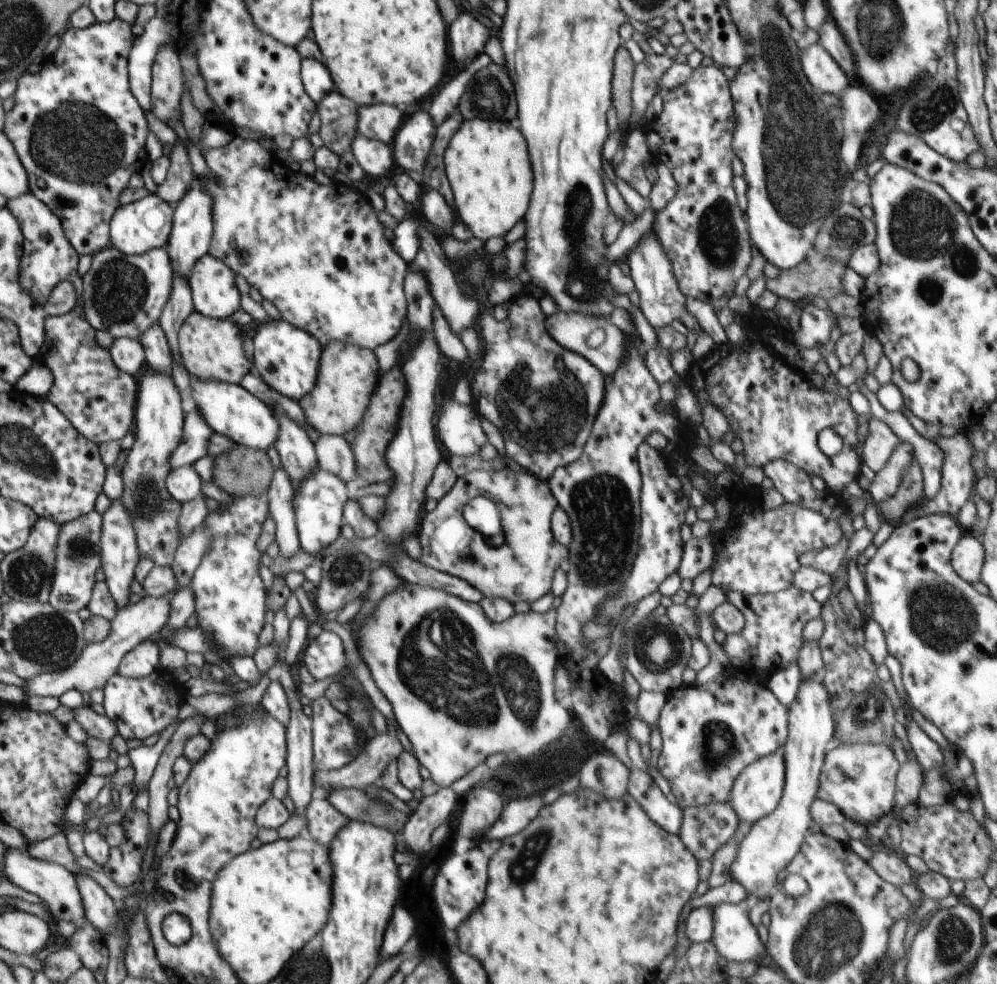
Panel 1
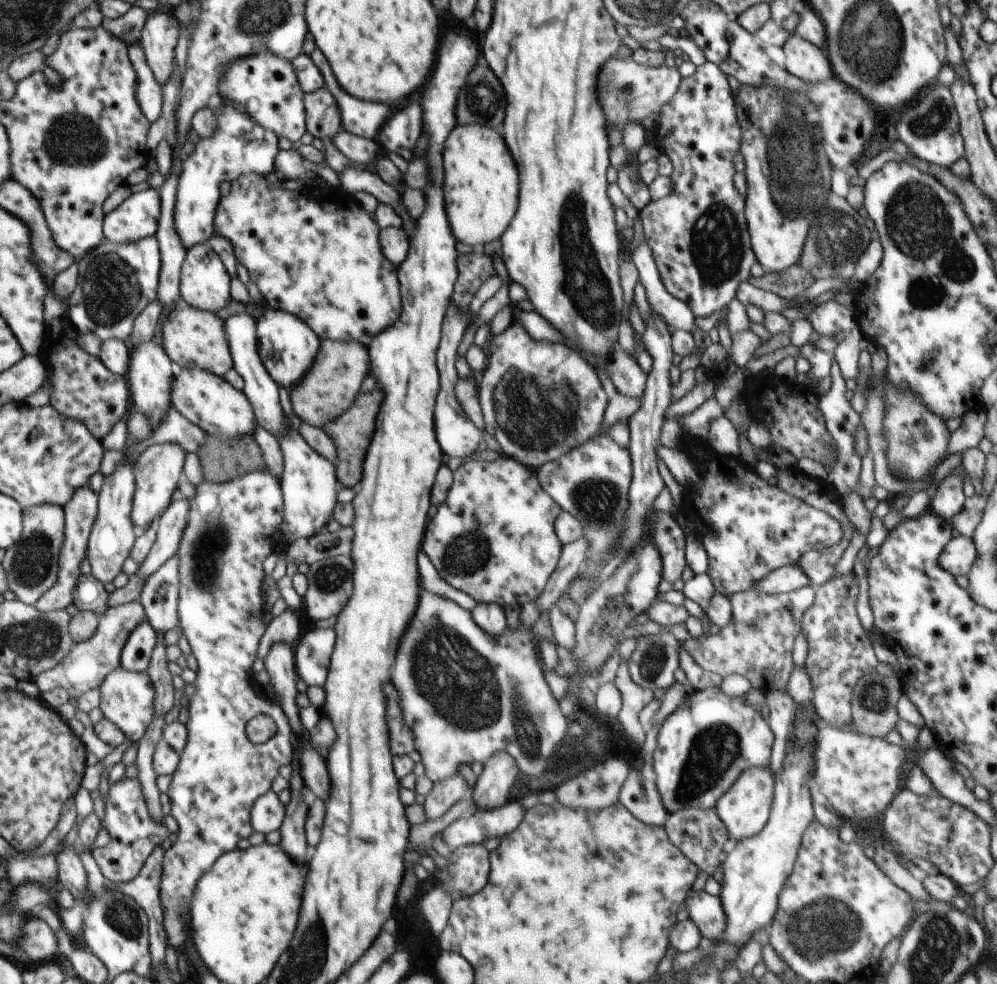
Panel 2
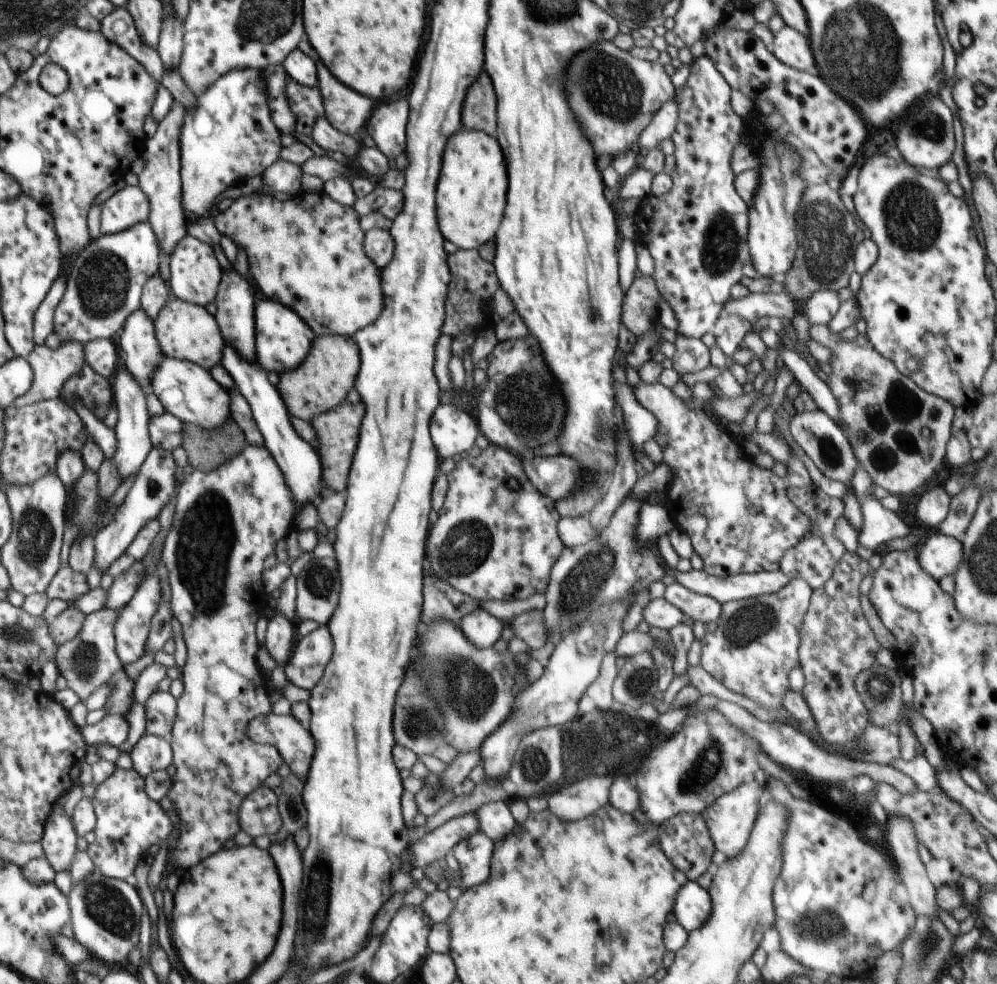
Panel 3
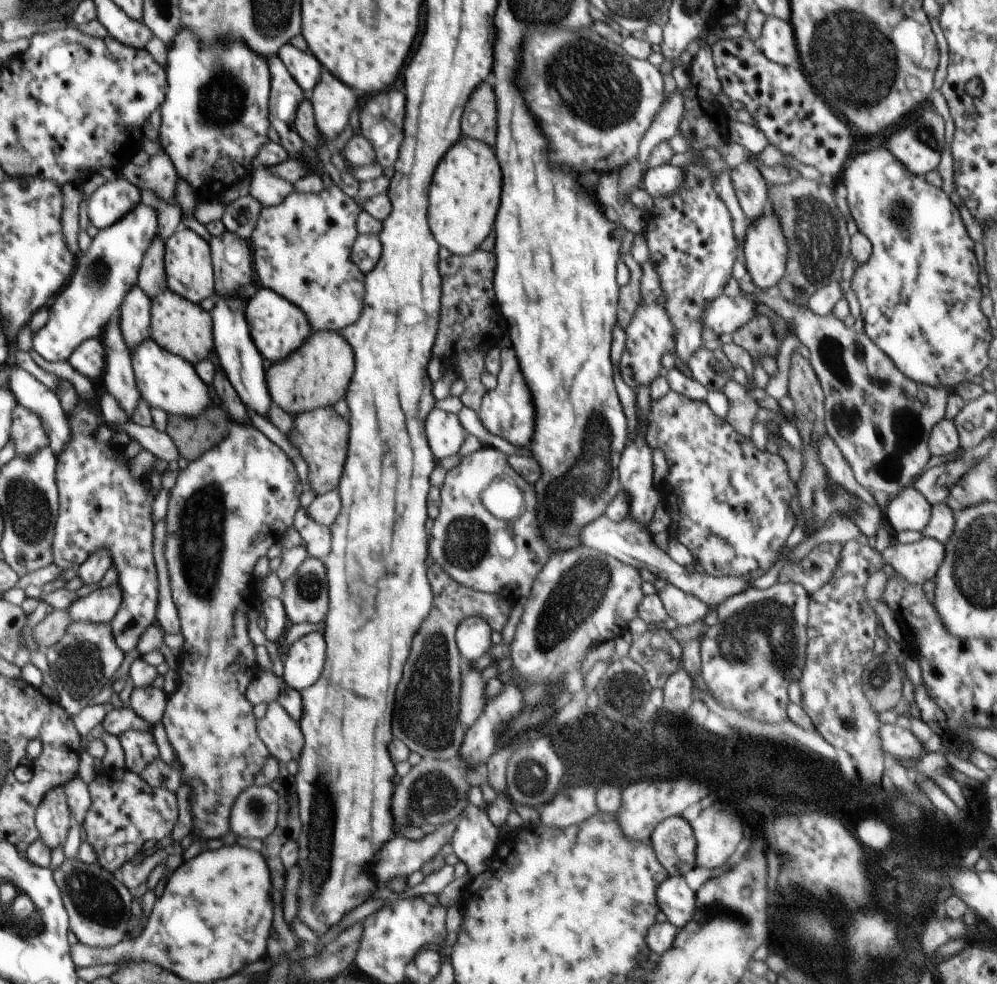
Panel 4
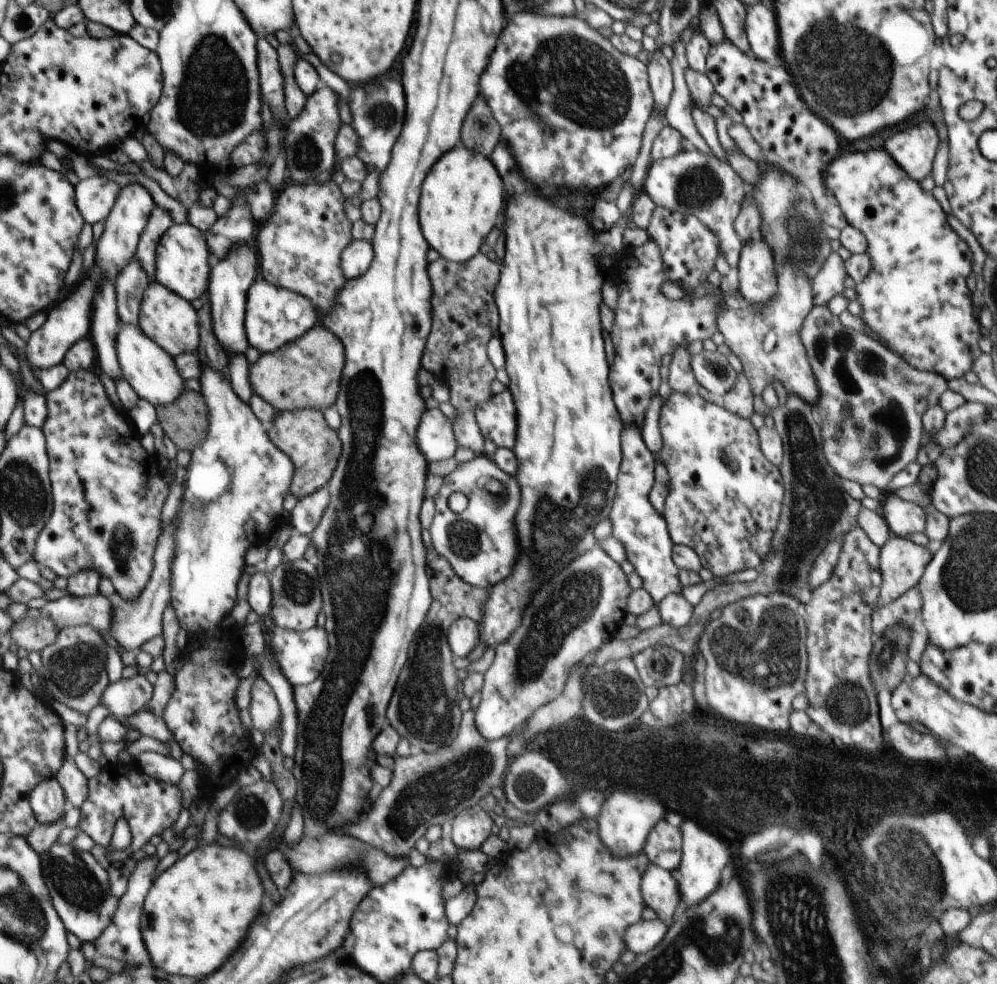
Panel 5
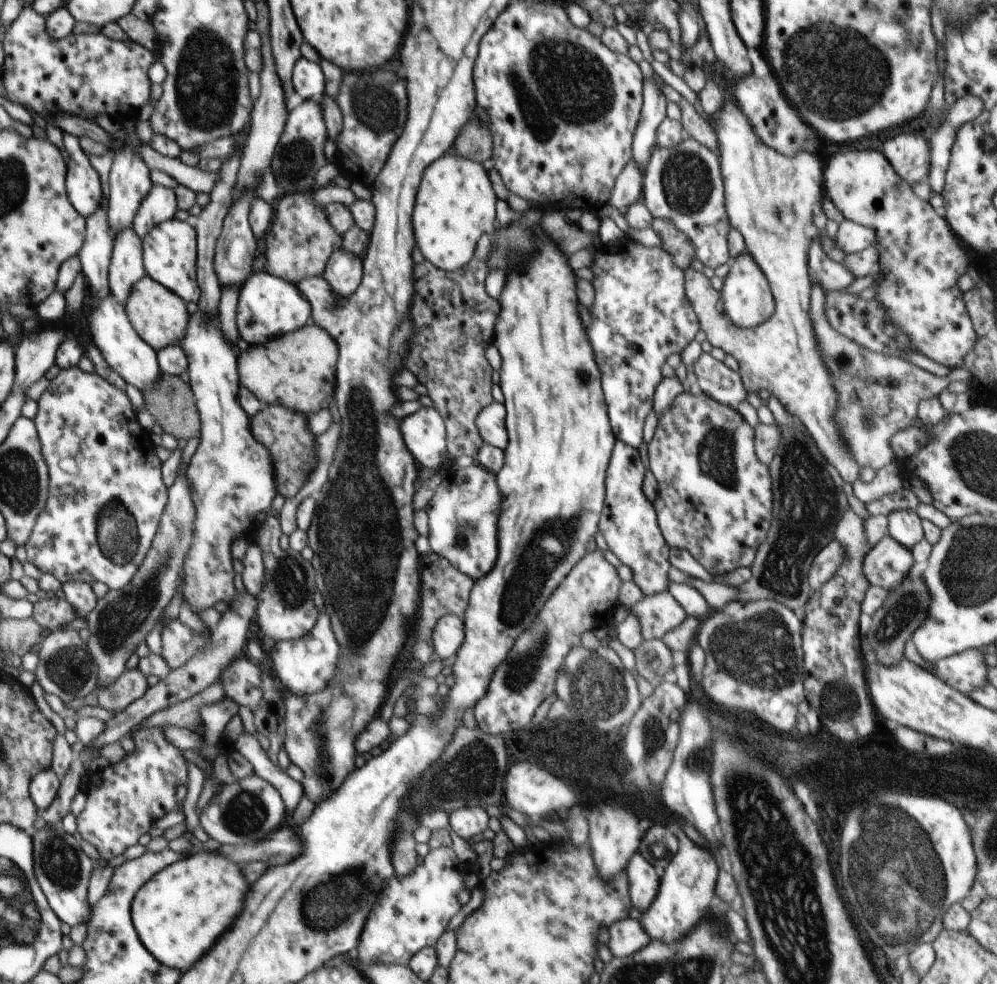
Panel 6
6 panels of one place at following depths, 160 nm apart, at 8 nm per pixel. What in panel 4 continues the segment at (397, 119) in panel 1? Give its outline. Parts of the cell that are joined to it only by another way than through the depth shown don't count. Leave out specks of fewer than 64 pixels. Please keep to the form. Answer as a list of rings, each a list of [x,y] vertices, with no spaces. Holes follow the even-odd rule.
[[[325,69],[308,100],[313,104],[315,121],[323,138],[322,145],[327,146],[348,127],[350,112],[360,108],[362,102],[355,90]]]

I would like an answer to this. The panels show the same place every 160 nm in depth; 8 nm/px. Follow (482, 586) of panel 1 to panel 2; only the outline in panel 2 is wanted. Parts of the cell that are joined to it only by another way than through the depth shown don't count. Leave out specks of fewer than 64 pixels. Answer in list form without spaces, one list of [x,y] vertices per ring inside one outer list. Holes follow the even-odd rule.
[[[504,455],[492,462],[467,459],[453,471],[453,476],[448,498],[438,506],[436,516],[426,526],[422,550],[448,584],[469,594],[477,603],[496,603],[503,607],[518,604],[522,608],[526,602],[534,602],[545,589],[563,549],[554,528],[556,517],[562,511],[560,505],[542,488],[536,470]],[[482,498],[494,498],[494,504],[498,502],[500,506],[492,524],[478,524],[474,518],[474,506]]]

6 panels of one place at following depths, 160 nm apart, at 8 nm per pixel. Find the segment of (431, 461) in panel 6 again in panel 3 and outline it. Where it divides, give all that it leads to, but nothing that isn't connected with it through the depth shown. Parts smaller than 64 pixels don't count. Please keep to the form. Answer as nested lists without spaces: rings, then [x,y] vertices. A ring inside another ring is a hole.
[[[441,402],[438,410],[434,412],[434,418],[432,418],[432,424],[430,424],[432,442],[438,450],[438,454],[444,459],[457,459],[467,455],[470,448],[474,446],[479,431],[477,419],[465,410],[458,408],[457,403]]]

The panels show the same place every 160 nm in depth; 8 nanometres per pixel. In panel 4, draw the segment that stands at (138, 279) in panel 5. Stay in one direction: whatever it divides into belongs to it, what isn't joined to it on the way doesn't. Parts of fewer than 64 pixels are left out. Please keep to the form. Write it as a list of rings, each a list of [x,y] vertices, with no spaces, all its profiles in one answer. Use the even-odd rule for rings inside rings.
[[[137,284],[125,296],[119,327],[130,350],[150,339],[151,298]]]

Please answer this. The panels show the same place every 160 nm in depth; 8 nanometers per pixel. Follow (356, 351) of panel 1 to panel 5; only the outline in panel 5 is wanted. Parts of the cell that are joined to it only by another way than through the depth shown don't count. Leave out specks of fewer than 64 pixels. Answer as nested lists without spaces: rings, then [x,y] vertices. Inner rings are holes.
[[[318,323],[296,342],[290,342],[272,354],[261,354],[256,363],[249,365],[249,381],[253,392],[271,404],[276,414],[296,409],[323,411],[336,402],[344,360],[340,338]]]

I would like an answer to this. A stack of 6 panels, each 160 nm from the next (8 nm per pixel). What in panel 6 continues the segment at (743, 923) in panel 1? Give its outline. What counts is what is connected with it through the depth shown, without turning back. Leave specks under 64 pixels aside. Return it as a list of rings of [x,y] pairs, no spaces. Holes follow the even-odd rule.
[[[640,853],[632,855],[625,868],[631,903],[640,911],[647,911],[659,893],[661,877]]]

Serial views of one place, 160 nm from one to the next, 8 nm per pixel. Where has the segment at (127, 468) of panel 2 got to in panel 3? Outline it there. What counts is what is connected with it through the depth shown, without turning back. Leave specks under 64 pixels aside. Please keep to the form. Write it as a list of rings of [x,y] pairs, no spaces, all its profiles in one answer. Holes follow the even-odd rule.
[[[119,362],[116,373],[111,378],[113,385],[114,405],[118,411],[118,421],[114,428],[117,438],[117,449],[111,457],[112,464],[116,466],[120,480],[124,481],[135,476],[146,460],[149,450],[153,447],[149,437],[148,423],[151,419],[147,411],[146,390],[136,382],[136,379],[126,370],[124,363]]]

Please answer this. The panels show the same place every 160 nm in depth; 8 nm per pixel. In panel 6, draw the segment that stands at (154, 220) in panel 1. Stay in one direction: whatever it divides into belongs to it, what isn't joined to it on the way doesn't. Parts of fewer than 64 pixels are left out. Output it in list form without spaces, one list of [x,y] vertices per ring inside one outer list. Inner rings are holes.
[[[64,132],[63,143],[71,158],[69,174],[65,178],[70,202],[83,216],[93,216],[103,199],[100,176],[90,165],[87,153],[80,147],[78,137]]]

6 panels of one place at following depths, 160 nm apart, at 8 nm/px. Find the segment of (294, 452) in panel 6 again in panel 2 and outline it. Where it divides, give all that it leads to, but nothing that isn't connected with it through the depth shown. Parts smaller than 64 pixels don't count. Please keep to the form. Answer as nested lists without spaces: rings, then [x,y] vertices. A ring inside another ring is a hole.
[[[378,388],[358,396],[358,400],[355,400],[349,409],[324,427],[328,436],[333,438],[338,451],[338,460],[334,466],[337,468],[340,487],[354,488],[362,480],[362,464],[364,464],[366,450],[370,446],[370,438],[374,434],[374,424],[376,424],[376,416],[378,416],[378,410],[382,404],[382,396],[384,394]]]

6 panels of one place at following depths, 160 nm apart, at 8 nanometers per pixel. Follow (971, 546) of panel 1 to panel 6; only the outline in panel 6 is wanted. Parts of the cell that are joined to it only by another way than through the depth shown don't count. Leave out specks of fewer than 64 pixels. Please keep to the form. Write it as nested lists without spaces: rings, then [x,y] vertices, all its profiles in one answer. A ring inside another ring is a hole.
[[[888,534],[868,550],[863,571],[871,585],[893,591],[907,578],[914,563],[912,551]]]

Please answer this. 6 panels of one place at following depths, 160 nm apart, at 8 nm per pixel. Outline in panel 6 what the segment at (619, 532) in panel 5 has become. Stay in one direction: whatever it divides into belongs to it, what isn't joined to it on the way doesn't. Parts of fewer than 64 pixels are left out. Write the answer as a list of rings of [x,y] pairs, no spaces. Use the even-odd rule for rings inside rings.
[[[621,440],[615,442],[605,480],[605,505],[597,526],[609,549],[632,569],[633,581],[644,596],[671,590],[673,586],[669,579],[671,547],[661,533],[653,503],[642,493],[642,480],[647,469],[639,449]]]

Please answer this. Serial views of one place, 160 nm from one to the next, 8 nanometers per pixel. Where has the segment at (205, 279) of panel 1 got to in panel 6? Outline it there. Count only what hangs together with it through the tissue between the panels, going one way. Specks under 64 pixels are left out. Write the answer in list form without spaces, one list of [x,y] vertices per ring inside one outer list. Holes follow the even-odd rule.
[[[173,219],[154,226],[142,239],[146,274],[177,294],[184,302],[198,302],[201,290],[197,281],[197,232],[188,222]]]

